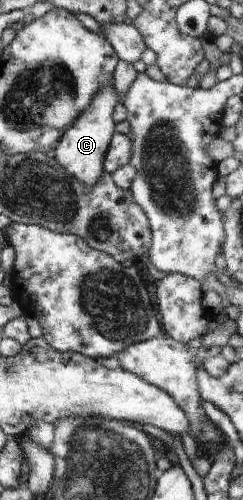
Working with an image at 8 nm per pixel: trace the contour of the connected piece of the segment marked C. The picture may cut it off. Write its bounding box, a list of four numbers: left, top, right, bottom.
[55,88,120,186]

